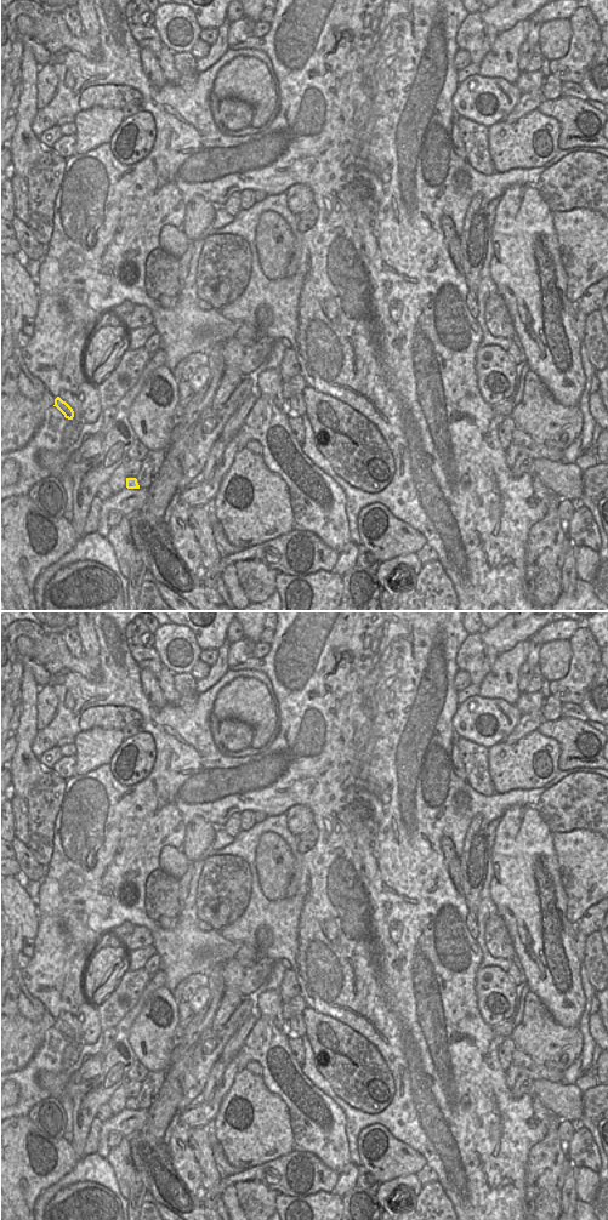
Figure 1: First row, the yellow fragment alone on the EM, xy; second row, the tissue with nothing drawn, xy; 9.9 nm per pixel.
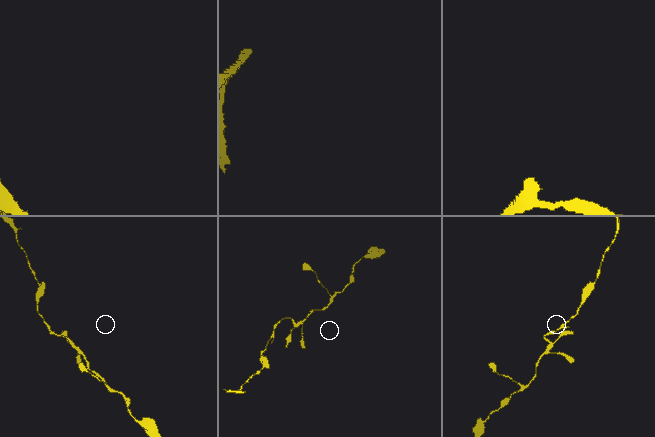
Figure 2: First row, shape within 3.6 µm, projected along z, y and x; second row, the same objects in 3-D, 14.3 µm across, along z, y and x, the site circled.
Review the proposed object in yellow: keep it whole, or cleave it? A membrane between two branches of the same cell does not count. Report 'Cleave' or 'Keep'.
Keep.

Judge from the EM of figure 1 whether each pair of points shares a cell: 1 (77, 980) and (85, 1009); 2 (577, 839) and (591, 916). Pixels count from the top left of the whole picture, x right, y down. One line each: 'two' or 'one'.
1: two
2: two

